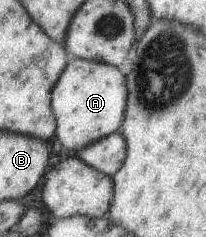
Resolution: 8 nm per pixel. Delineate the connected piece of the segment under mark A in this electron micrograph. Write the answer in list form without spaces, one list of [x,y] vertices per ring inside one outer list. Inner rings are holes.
[[[68,56],[67,66],[58,76],[51,92],[56,139],[66,149],[78,152],[82,146],[118,131],[126,100],[125,76],[118,72],[118,68]]]

